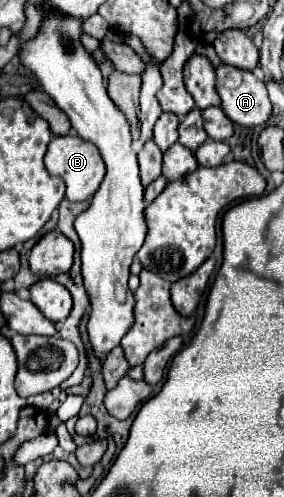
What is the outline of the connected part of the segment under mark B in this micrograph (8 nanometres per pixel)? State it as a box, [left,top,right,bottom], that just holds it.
[45,134,105,200]

